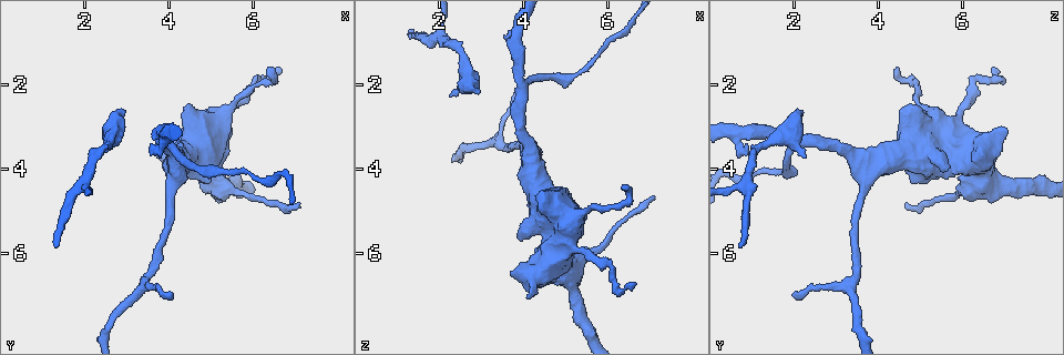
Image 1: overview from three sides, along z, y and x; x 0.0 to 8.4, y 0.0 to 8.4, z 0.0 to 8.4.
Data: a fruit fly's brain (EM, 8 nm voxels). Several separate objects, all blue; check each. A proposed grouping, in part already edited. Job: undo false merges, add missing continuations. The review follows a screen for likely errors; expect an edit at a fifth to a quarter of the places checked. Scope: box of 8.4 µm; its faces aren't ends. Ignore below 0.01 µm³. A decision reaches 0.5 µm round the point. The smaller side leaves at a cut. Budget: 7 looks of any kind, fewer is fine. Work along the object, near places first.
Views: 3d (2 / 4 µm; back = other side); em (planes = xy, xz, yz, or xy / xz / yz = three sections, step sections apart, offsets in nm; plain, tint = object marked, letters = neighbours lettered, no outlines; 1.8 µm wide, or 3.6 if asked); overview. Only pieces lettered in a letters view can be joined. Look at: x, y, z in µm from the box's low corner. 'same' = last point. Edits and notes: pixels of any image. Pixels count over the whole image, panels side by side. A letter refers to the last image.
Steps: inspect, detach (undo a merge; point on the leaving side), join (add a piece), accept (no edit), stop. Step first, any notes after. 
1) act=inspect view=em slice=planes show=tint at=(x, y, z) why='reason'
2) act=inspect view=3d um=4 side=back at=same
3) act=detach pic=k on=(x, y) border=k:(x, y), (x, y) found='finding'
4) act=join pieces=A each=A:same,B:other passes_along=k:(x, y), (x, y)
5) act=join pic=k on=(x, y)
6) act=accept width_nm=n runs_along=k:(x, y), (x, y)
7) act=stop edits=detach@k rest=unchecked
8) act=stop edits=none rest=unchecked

act=inspect view=em slice=xy step=4 show=letters at=(1.25, 5.85, 0.80) why='thin end'

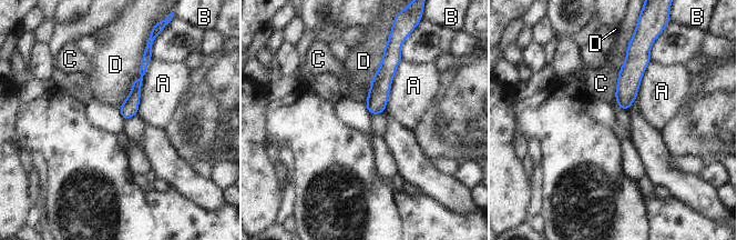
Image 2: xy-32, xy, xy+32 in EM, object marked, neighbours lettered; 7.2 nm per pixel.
act=accept width_nm=100 longest_contact=D:480nm each=A:other,B:other,C:other,D:other found='none of them fits'

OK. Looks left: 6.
act=inspect view=em slice=planes show=plain at=(2.20, 3.70, 2.25) why='branch stops here'

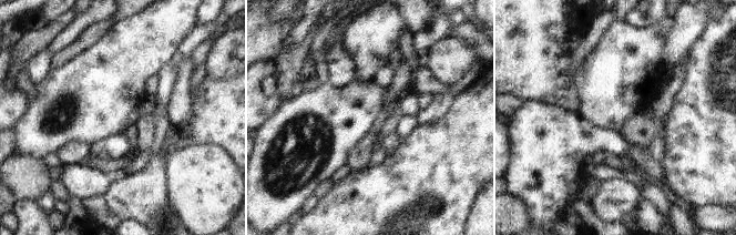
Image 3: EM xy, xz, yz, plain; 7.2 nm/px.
act=inspect view=em slice=planes show=letters at=same why='what lies round it'

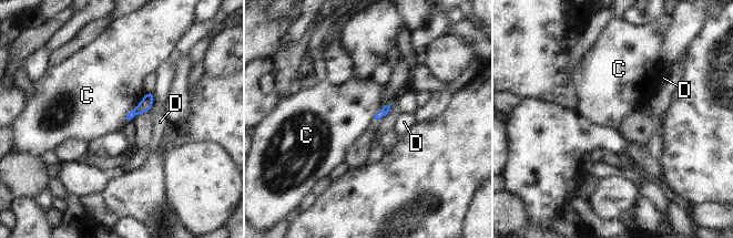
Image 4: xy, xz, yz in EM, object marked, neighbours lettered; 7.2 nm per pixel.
act=accept longest_contact=D:90nm each=C:other,D:other border=4:(378, 111), (375, 115) found='no lettered piece goes on from it'

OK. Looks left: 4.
act=inspect view=3d um=4 at=(4.10, 6.90, 1.95) why='free end'

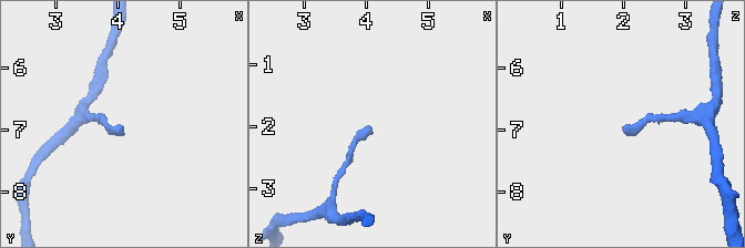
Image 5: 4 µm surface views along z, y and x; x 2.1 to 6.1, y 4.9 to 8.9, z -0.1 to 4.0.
act=inspect view=em slice=planes show=letters at=(4.05, 6.95, 2.00)

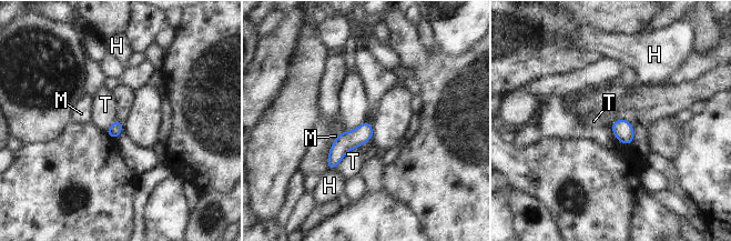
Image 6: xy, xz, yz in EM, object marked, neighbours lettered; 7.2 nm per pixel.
act=accept each=H:other,M:other,T:other found='none of them fits'

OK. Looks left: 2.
act=stop edits=none rest=unchecked

